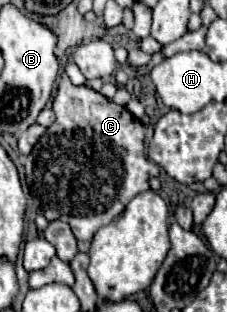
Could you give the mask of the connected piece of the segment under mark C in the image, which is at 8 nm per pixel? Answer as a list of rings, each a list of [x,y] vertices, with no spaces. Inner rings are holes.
[[[62,74],[58,84],[54,112],[56,122],[48,128],[50,138],[38,142],[24,160],[26,184],[30,188],[38,214],[42,214],[46,220],[62,220],[70,224],[78,240],[90,242],[96,230],[110,224],[136,194],[150,188],[148,180],[160,174],[160,166],[146,158],[146,128],[136,116],[132,116],[124,106],[118,106],[112,100],[104,98],[90,86],[74,86],[66,74]]]

